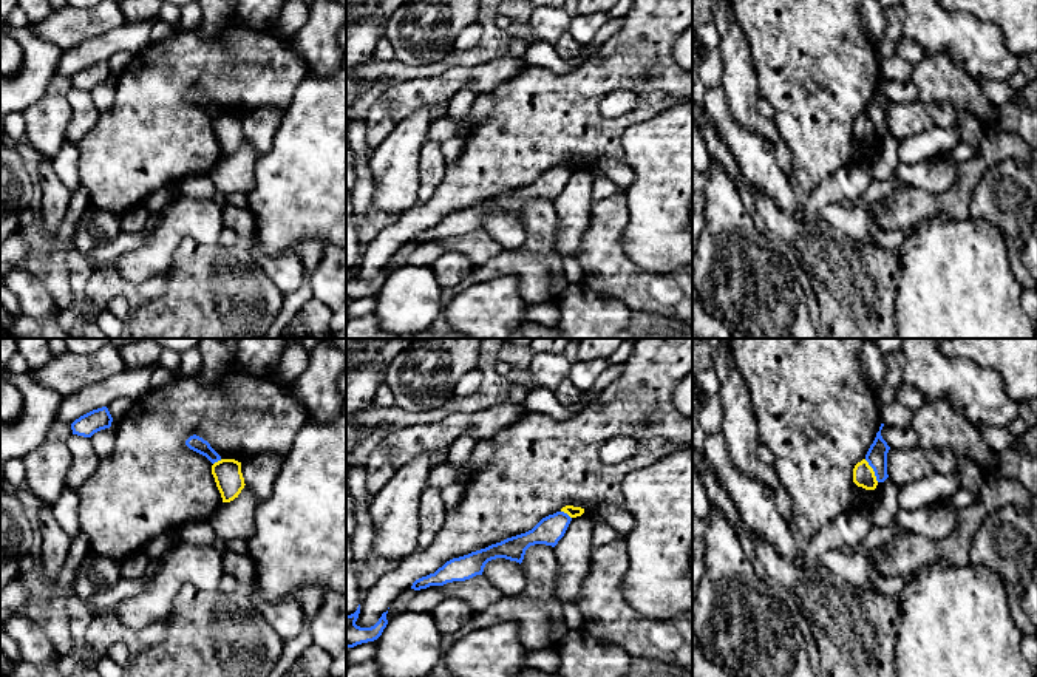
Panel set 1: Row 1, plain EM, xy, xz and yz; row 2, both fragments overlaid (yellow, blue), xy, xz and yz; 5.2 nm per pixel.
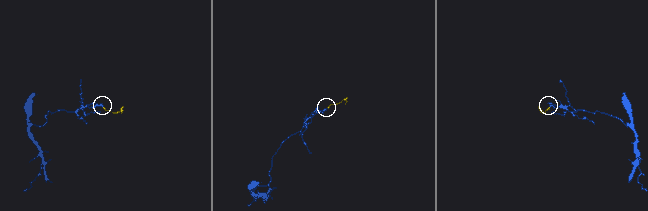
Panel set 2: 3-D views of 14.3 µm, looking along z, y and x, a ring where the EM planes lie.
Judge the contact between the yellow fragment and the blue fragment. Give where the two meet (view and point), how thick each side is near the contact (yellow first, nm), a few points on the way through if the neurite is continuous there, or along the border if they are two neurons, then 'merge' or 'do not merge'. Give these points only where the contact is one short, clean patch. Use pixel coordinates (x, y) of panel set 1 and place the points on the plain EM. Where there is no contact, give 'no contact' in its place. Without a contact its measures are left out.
meets yellow in yz at (872, 124); 110 nm thick on the yellow side, 110 nm on the other; border along yz (864, 113), (878, 135); do not merge

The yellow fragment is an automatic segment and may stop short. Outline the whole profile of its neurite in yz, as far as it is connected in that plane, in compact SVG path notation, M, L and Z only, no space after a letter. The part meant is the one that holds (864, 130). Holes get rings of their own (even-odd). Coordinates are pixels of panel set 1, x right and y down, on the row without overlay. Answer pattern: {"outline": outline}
{"outline": "M865 113L858 116L853 122L853 136L858 141L862 141L865 144L875 144L878 139L876 130L873 122L869 119Z"}

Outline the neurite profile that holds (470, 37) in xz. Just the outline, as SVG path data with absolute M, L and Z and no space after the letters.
M473 22L457 36L451 54L478 46L481 37L482 37L482 25L479 22Z

